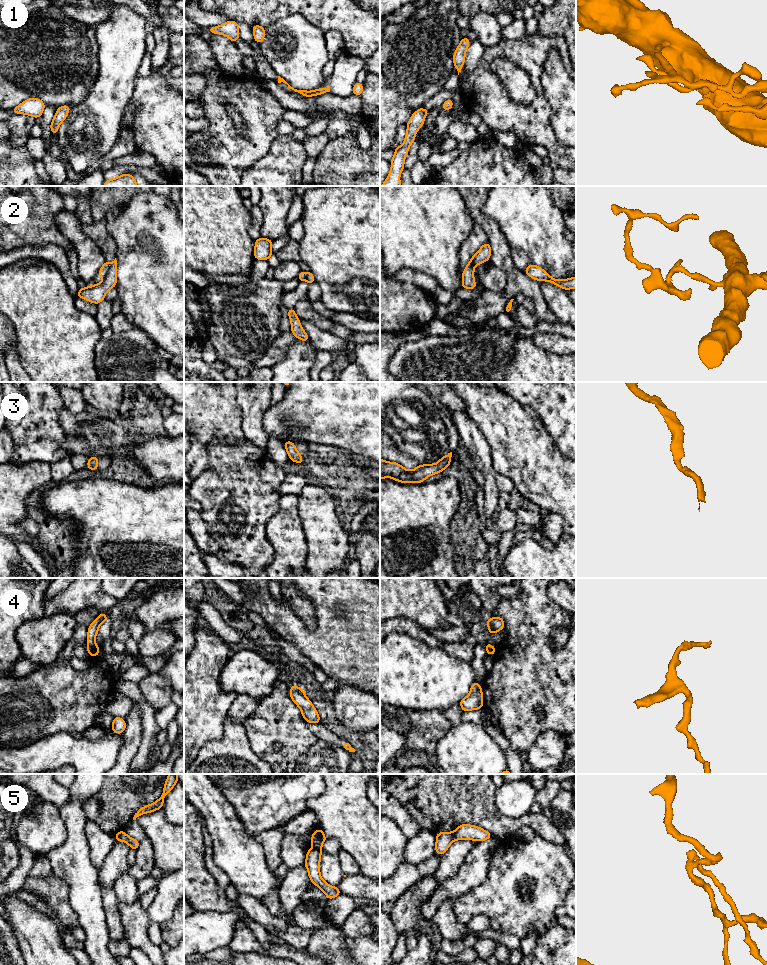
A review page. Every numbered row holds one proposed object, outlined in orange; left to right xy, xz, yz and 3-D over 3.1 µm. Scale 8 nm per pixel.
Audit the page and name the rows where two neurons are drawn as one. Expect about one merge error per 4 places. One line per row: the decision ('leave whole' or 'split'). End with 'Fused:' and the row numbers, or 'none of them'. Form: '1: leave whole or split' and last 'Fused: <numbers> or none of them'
1: leave whole
2: split
3: leave whole
4: leave whole
5: split
Fused: 2, 5

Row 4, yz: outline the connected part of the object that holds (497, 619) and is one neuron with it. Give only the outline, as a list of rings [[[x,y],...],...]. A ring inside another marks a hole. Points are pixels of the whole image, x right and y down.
[[[495,616],[490,618],[489,620],[485,620],[486,625],[489,627],[489,634],[494,634],[499,632],[504,628],[504,620],[501,617]]]

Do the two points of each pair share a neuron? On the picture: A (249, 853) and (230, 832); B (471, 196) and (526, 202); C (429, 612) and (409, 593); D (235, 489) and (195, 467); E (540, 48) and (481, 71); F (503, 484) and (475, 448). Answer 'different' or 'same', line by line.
A: same
B: different
C: same
D: different
E: same
F: different

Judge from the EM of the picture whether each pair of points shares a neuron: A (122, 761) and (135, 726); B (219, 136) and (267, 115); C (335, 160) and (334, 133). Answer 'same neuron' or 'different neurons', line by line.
A: same neuron
B: same neuron
C: different neurons

